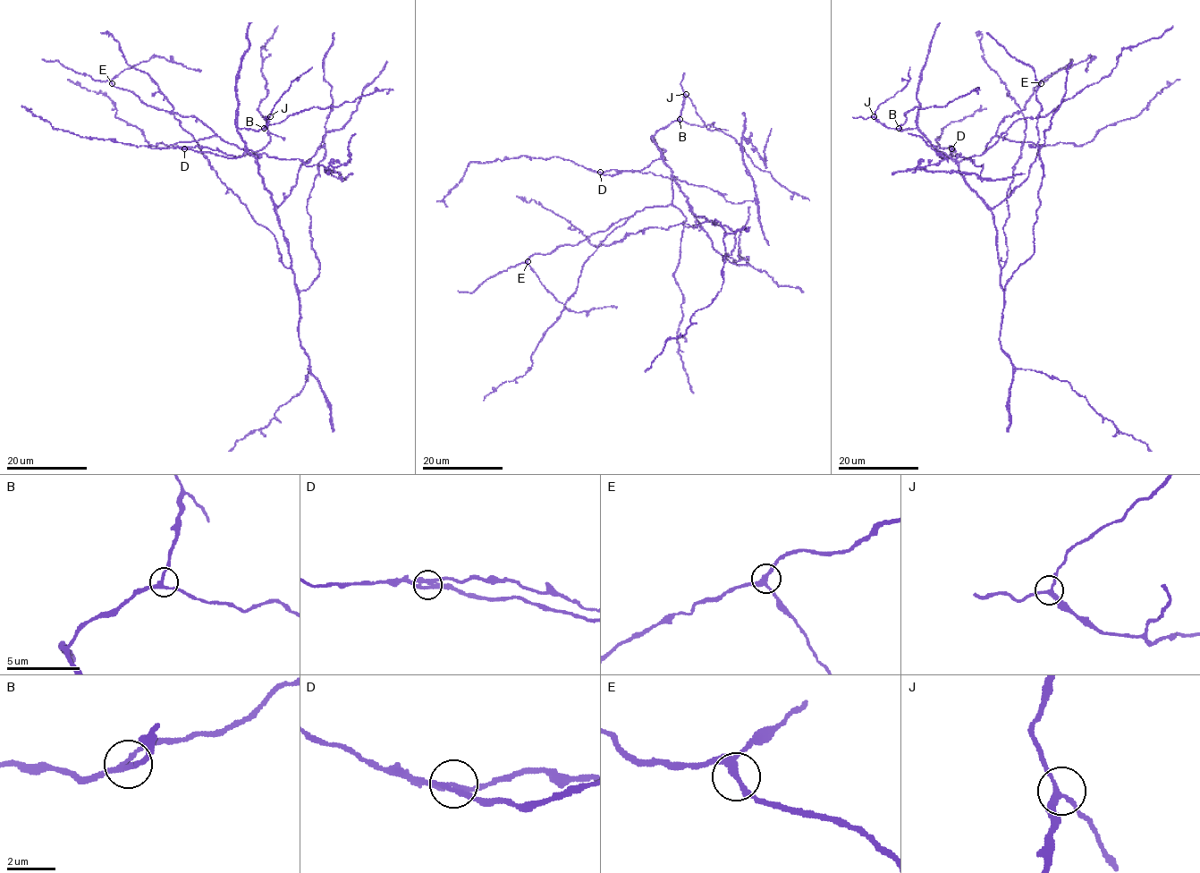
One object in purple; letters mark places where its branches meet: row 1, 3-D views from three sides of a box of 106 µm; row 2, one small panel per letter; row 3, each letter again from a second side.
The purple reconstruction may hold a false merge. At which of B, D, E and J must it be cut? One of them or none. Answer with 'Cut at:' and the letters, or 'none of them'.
Cut at: D

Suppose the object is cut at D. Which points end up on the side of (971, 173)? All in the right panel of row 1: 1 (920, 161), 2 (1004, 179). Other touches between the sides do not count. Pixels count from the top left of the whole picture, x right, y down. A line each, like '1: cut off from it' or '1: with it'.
1: with it
2: with it

